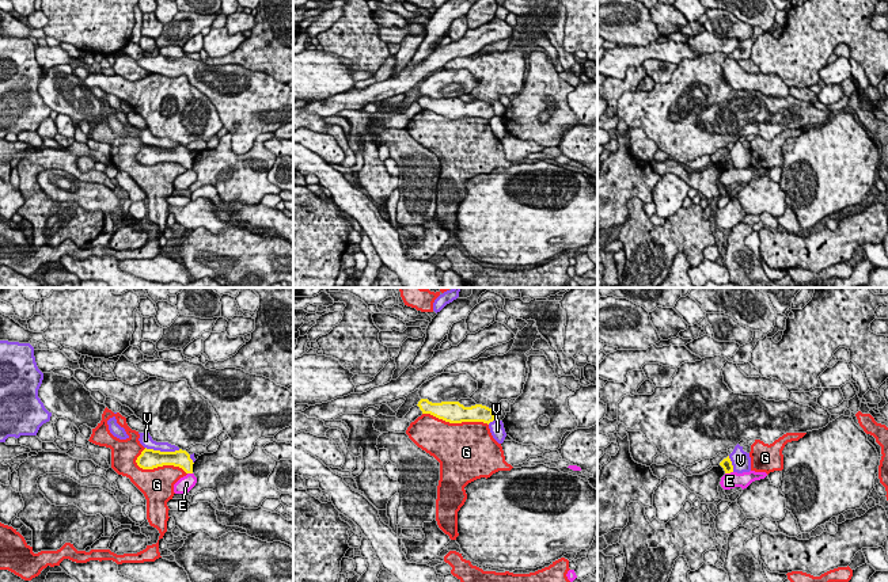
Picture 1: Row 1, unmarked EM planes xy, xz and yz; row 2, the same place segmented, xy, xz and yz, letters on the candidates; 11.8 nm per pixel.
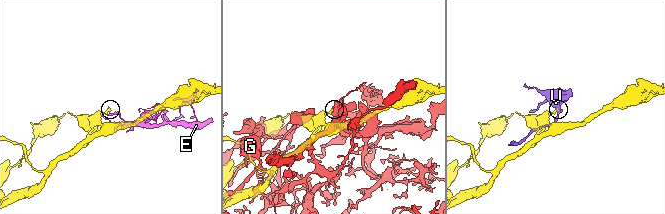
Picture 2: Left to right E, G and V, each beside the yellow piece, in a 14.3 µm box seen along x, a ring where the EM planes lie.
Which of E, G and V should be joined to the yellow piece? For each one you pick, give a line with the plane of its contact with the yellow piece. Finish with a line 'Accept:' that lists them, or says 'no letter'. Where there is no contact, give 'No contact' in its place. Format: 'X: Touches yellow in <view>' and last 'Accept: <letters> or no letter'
Accept: no letter

